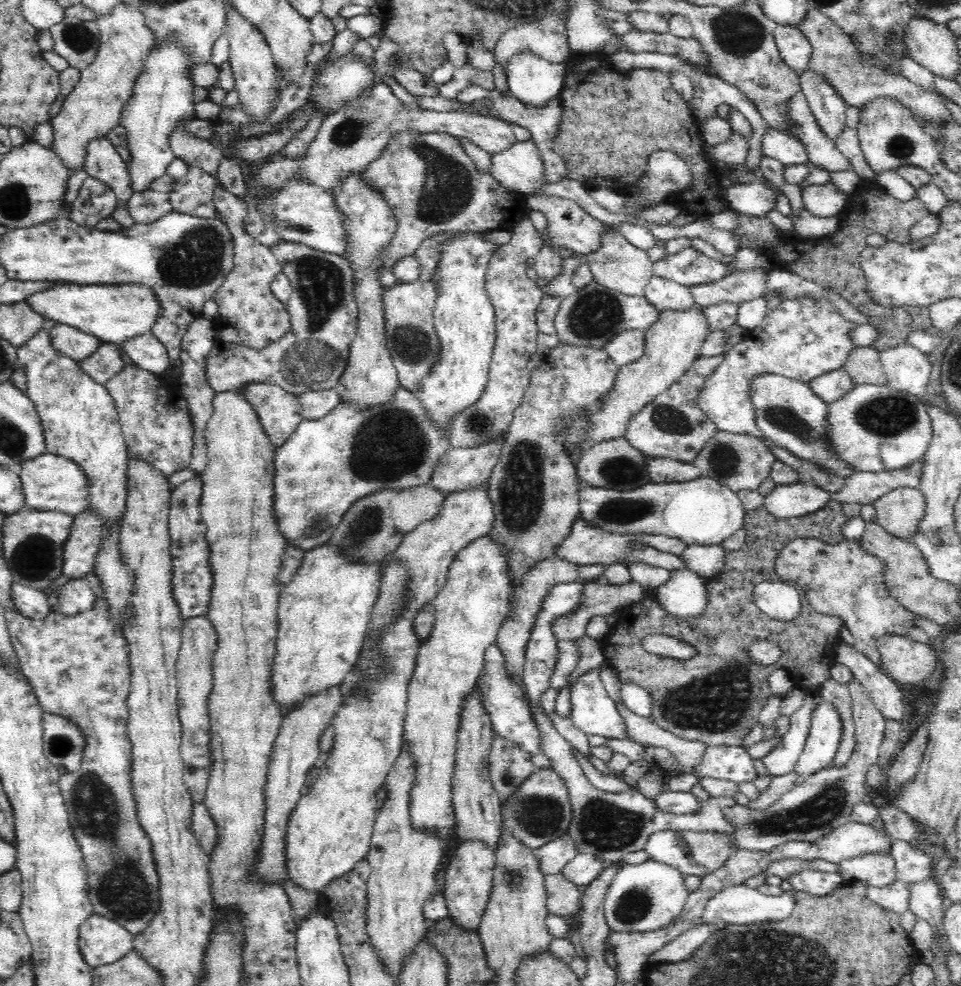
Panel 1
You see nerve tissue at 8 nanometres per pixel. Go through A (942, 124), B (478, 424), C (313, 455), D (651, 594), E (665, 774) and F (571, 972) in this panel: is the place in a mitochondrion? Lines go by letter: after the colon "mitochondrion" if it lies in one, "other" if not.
A: mitochondrion
B: mitochondrion
C: other
D: other
E: other
F: other

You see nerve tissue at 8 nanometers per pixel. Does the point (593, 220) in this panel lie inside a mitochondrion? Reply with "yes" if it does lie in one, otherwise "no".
no

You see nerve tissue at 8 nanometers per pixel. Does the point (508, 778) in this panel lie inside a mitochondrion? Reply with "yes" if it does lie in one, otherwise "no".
yes

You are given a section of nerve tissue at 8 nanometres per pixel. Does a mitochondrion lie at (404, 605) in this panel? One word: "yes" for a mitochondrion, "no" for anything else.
no

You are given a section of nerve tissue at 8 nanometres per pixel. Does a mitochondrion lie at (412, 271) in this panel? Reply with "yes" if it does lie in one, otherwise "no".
no

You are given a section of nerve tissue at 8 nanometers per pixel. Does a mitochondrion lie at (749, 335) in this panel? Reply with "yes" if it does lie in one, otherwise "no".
no

